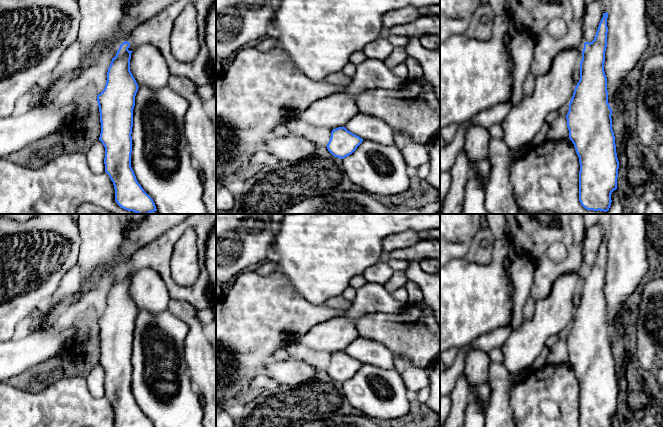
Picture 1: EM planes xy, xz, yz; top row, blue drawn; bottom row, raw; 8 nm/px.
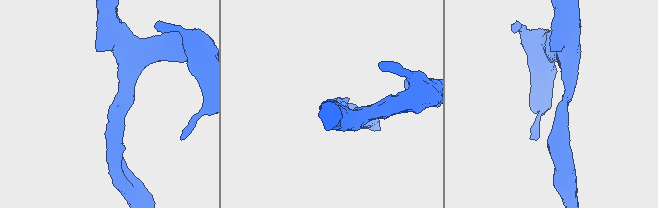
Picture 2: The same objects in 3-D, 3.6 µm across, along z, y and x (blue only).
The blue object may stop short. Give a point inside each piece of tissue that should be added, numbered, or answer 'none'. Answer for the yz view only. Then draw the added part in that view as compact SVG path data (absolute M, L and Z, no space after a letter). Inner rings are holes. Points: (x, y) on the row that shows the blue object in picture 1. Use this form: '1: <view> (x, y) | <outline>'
none

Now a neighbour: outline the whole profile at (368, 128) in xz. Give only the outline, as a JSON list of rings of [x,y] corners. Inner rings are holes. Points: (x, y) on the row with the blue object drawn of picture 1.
[[[358,113],[345,128],[363,140],[376,141],[383,145],[394,144],[394,131],[381,119]]]

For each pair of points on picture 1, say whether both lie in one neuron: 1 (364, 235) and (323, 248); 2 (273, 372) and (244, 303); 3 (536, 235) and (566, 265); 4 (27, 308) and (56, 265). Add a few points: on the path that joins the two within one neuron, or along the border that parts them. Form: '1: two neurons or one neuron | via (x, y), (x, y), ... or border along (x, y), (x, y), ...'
1: one neuron | via (354, 235), (336, 235), (333, 238)
2: two neurons | border along (273, 360), (261, 372)
3: one neuron | via (536, 247), (537, 253), (549, 265), (554, 265)
4: one neuron | via (27, 297), (27, 294), (45, 276)

